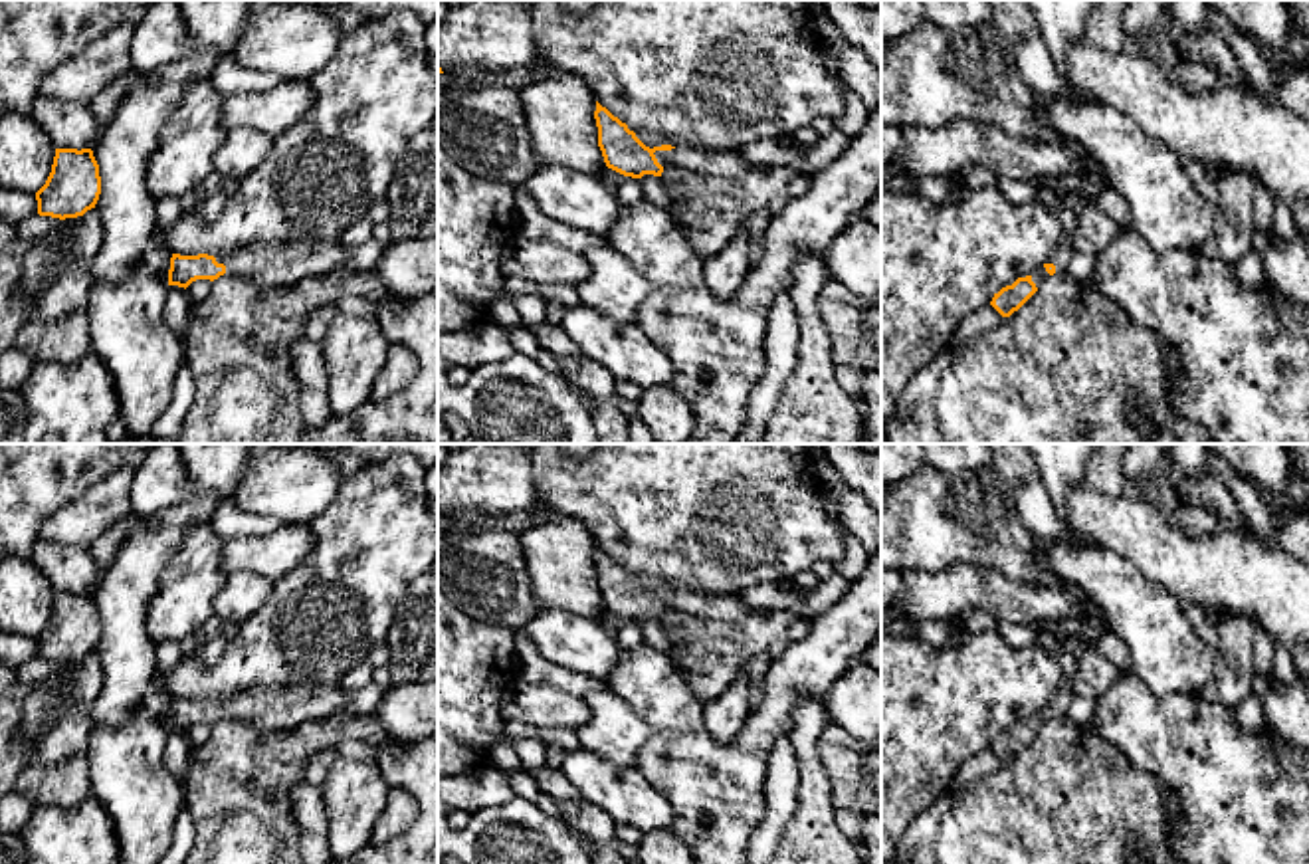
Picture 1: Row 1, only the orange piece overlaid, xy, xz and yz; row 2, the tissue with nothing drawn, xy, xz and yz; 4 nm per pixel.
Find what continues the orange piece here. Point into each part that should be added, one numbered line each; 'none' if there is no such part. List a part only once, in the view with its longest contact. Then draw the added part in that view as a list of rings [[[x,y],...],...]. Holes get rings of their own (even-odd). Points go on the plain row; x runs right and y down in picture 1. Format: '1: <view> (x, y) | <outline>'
1: xz (719, 607) | [[[675,591],[671,594],[655,594],[654,598],[661,610],[683,612],[697,618],[743,620],[747,616],[747,604],[735,594]]]

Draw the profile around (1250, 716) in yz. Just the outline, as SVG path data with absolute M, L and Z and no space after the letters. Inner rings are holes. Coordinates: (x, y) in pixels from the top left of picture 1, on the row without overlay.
M1254 694L1244 698L1240 703L1234 705L1236 709L1236 723L1246 731L1261 731L1265 727L1265 713L1261 700Z

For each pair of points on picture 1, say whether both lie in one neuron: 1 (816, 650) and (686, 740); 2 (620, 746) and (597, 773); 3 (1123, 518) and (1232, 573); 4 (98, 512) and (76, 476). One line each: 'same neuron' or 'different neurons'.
1: same neuron
2: different neurons
3: same neuron
4: different neurons

